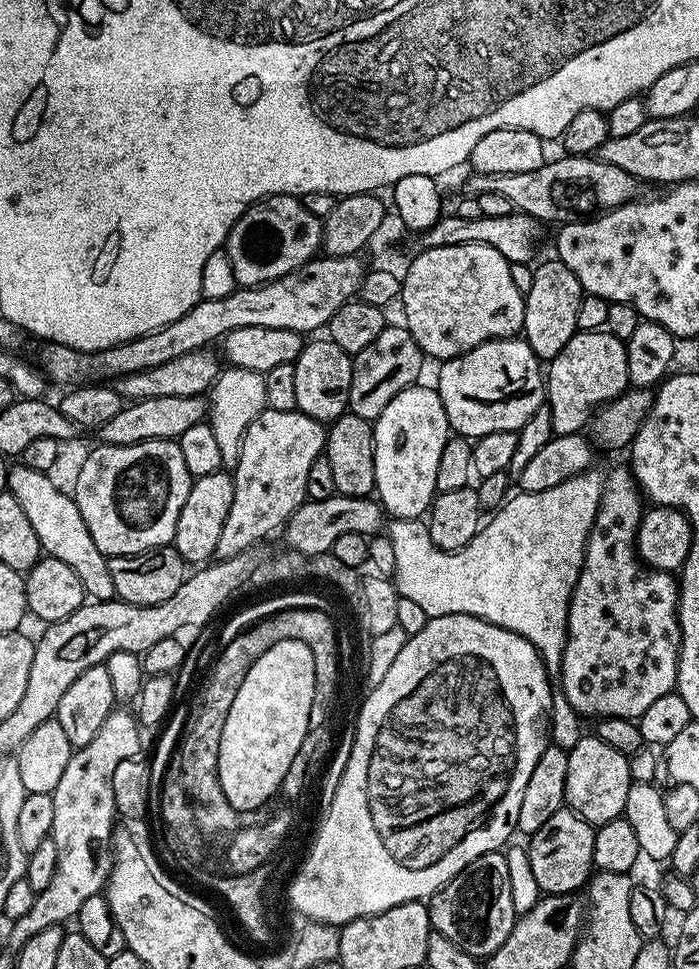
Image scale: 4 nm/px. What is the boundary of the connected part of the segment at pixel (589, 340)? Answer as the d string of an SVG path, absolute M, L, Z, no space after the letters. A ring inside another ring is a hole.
M609 303L604 328L598 332L577 330L562 346L562 350L546 368L546 407L550 410L553 433L583 433L596 415L601 404L618 398L629 387L626 374L626 350L624 341L634 334L640 325L641 314L632 304Z

